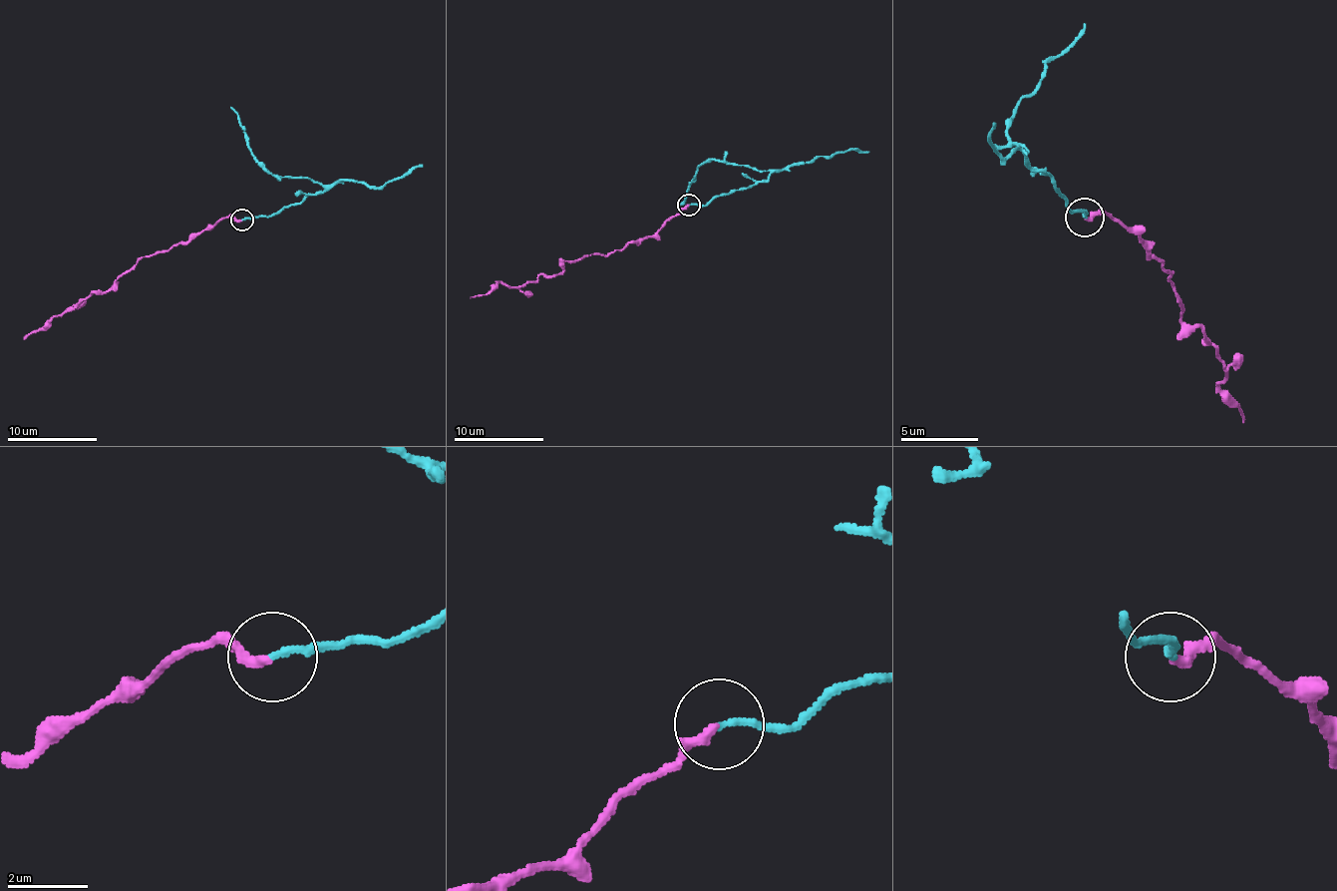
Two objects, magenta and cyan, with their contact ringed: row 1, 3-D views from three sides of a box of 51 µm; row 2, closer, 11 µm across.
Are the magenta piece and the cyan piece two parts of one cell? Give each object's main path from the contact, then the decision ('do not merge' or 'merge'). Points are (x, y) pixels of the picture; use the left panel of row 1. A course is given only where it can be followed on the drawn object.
magenta runs (240, 220), (222, 217), (206, 230), (160, 252), (146, 255), (108, 289), (94, 291), (67, 307), (24, 338); cyan runs (242, 220), (281, 213), (324, 188), (299, 177), (276, 177), (260, 163), (247, 145), (240, 118), (231, 107); do not merge

